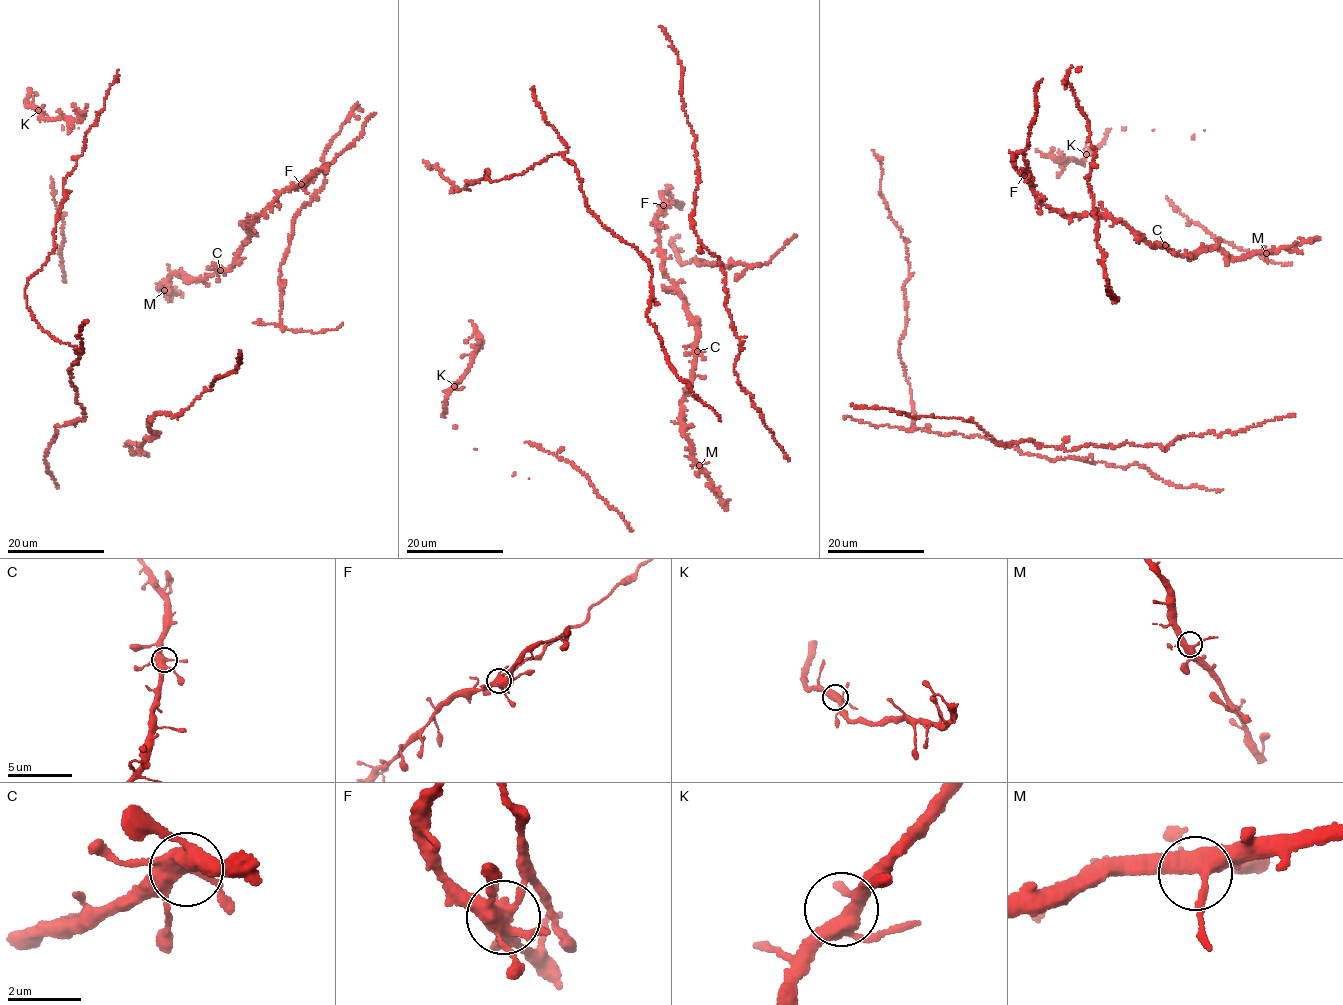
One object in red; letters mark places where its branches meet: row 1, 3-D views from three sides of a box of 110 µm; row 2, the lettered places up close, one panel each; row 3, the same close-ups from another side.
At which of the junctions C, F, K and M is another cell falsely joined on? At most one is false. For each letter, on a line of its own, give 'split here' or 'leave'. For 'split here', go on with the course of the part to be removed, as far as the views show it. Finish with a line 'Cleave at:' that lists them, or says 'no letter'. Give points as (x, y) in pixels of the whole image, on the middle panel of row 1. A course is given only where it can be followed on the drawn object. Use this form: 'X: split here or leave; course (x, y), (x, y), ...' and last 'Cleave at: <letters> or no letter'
C: leave
F: split here
K: leave
M: leave
Cleave at: F

